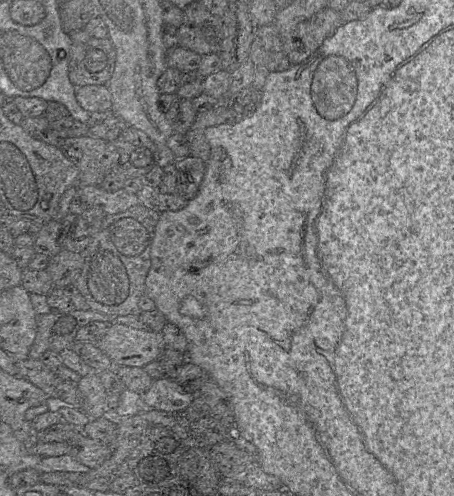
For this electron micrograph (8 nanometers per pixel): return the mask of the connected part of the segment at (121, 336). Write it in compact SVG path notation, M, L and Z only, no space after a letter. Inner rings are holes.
M110 324L107 333L98 341L98 346L114 367L143 368L160 357L166 343L162 332Z

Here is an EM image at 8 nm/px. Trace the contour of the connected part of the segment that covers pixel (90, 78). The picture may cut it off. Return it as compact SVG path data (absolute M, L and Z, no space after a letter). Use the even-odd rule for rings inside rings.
M83 29L68 34L70 82L76 88L107 85L115 68L115 47L110 38L95 38Z

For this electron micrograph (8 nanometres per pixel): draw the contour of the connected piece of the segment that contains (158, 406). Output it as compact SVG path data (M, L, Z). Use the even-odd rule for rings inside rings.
M164 376L153 380L152 385L141 394L144 408L168 413L188 410L196 395L185 391L177 380Z

